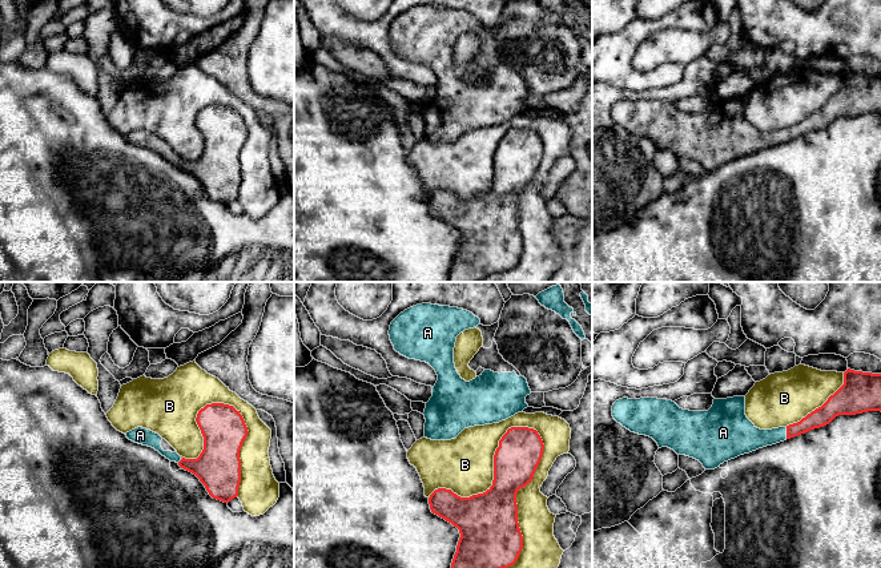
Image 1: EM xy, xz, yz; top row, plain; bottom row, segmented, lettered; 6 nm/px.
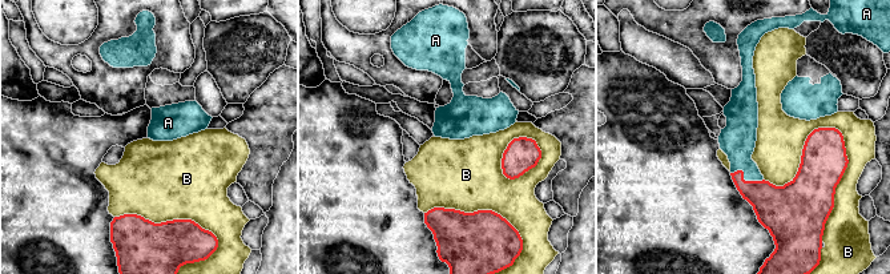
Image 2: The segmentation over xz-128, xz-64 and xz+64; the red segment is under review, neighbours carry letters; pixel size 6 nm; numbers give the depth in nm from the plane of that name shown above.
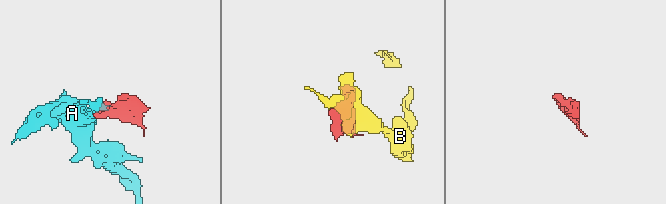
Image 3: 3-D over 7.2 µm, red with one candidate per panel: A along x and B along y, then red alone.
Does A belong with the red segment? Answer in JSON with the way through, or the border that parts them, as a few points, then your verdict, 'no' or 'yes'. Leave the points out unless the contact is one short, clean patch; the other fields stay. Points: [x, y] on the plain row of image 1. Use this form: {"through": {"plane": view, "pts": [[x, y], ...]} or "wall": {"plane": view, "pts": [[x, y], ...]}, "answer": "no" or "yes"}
{"answer": "yes"}

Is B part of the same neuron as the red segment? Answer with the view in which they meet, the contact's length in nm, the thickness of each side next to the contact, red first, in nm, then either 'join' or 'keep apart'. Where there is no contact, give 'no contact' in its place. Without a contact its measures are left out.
xz | 950 nm | 360/200 nm | keep apart

